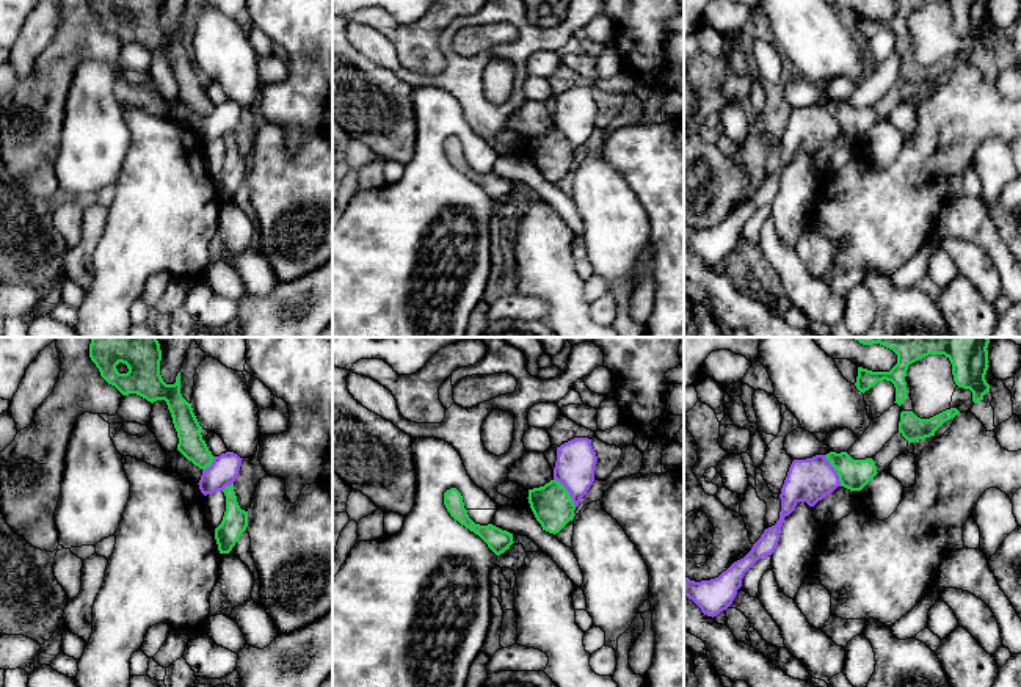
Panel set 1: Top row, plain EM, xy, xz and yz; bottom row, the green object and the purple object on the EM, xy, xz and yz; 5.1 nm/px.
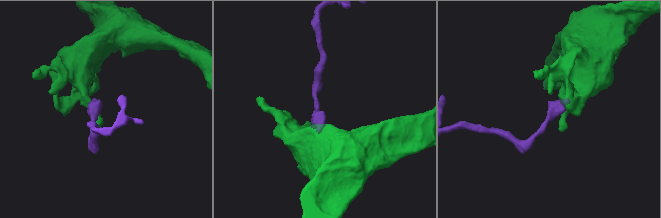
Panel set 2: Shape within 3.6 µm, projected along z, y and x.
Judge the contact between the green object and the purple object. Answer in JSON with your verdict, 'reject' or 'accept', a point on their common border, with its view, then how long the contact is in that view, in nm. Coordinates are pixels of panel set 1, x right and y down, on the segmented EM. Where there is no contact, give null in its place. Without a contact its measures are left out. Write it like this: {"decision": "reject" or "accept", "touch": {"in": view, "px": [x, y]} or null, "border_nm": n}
{"decision": "reject", "touch": {"in": "yz", "px": [835, 469]}, "border_nm": 180}

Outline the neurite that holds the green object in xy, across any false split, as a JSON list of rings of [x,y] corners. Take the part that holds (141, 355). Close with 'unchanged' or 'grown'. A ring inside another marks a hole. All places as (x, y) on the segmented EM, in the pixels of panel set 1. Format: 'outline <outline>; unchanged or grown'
outline [[[93,337],[89,358],[122,395],[136,394],[151,403],[165,400],[177,431],[177,450],[199,469],[212,464],[215,456],[202,439],[202,427],[180,394],[180,372],[174,384],[166,384],[160,375],[157,337]]]; unchanged

